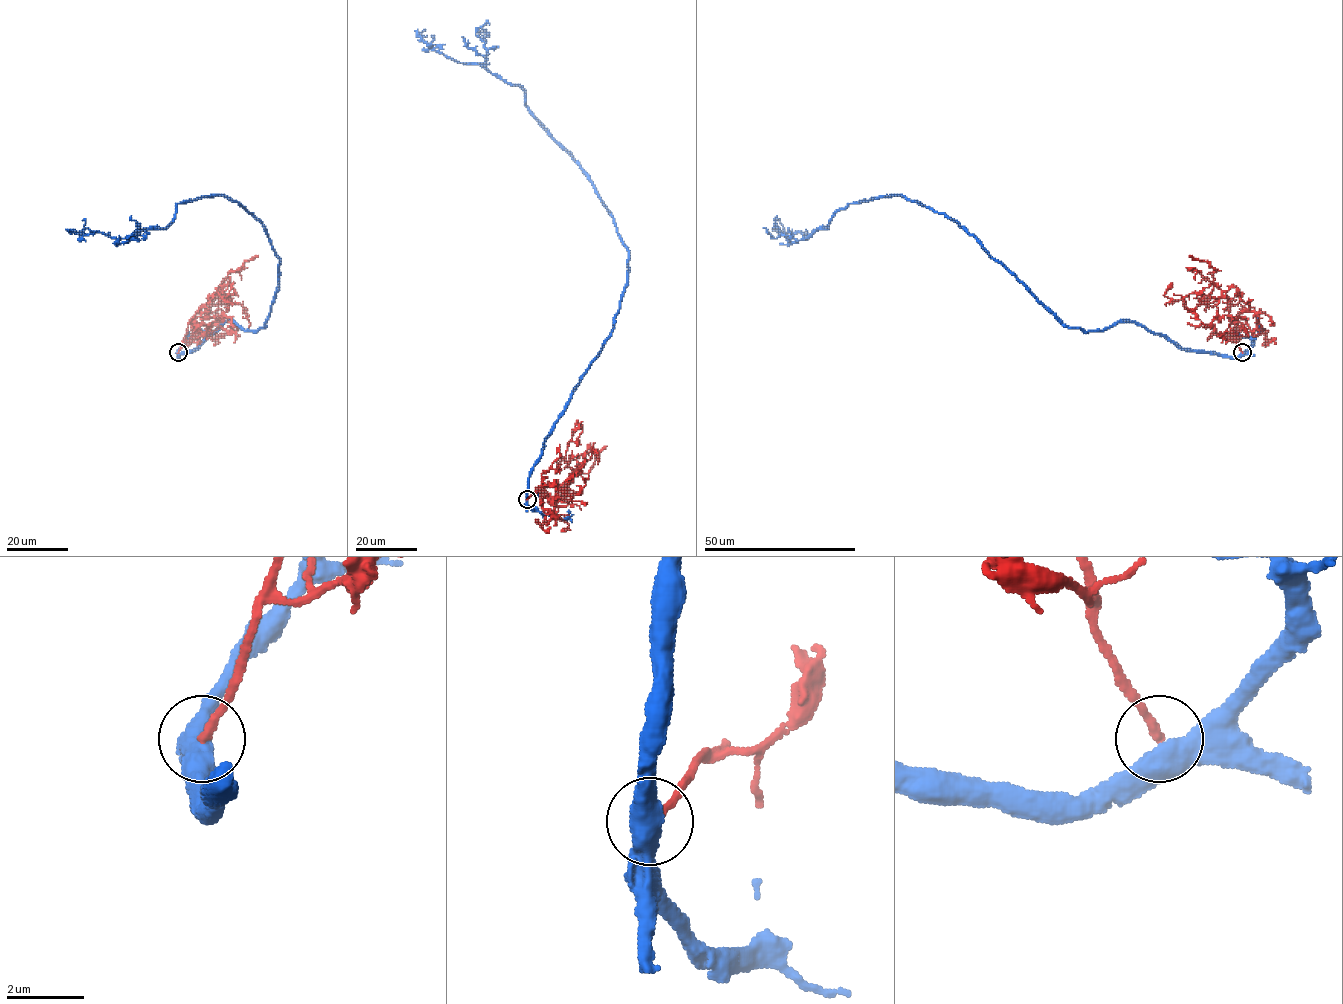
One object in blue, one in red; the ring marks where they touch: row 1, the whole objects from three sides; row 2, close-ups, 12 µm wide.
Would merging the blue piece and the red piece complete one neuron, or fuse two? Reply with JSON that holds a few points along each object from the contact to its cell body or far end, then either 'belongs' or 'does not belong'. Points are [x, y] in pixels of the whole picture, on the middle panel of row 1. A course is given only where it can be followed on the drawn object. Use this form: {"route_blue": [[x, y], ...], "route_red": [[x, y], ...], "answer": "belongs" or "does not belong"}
{"route_blue": [[527, 499], [544, 440], [610, 334], [628, 249], [590, 176], [525, 103], [522, 88], [436, 52], [418, 29]], "route_red": [[527, 499], [541, 484], [561, 487], [574, 479], [576, 471], [564, 456], [577, 421], [581, 429]], "answer": "does not belong"}

